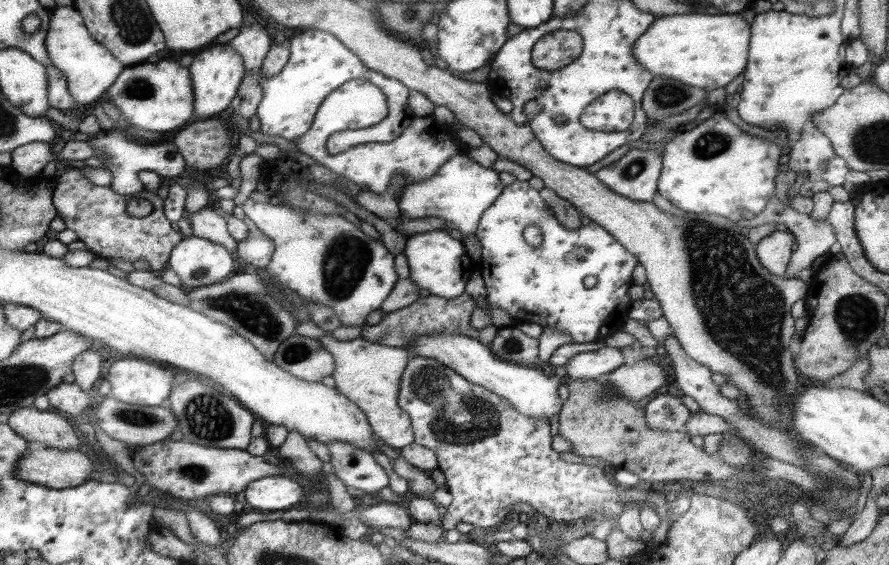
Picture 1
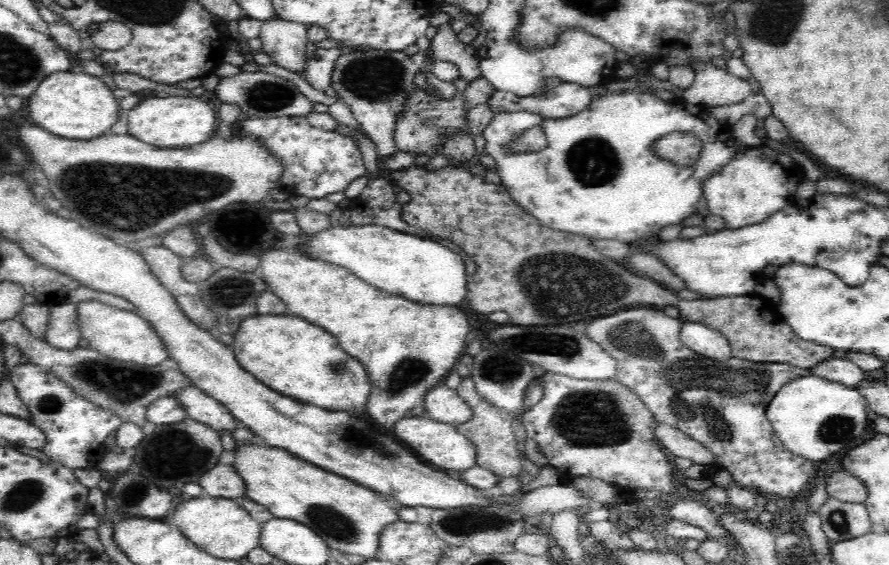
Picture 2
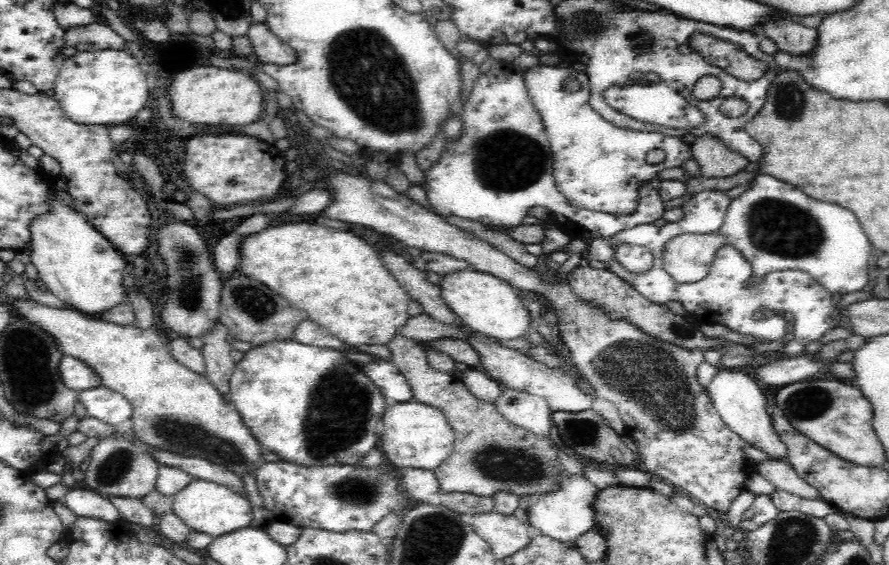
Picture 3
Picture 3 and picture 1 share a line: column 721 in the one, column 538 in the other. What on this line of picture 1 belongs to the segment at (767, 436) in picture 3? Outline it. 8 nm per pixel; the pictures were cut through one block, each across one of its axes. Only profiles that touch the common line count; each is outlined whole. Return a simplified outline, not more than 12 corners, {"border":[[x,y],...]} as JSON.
{"border":[[424,336],[438,359],[528,417],[560,414],[558,377],[506,362],[469,336]]}

